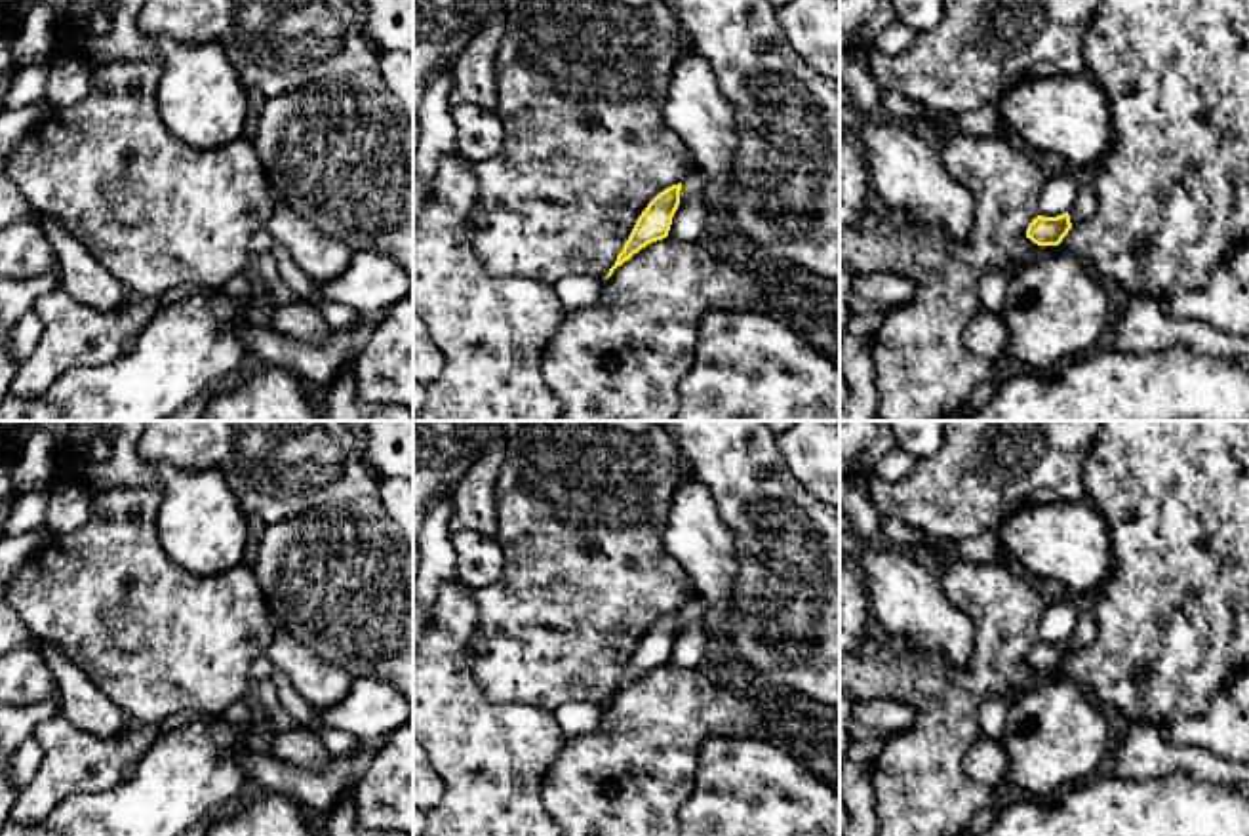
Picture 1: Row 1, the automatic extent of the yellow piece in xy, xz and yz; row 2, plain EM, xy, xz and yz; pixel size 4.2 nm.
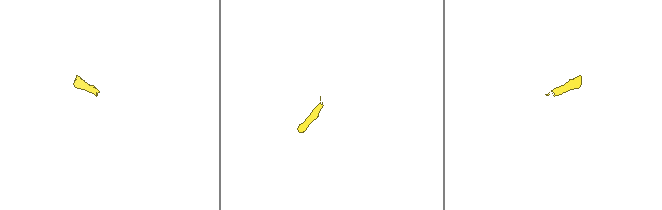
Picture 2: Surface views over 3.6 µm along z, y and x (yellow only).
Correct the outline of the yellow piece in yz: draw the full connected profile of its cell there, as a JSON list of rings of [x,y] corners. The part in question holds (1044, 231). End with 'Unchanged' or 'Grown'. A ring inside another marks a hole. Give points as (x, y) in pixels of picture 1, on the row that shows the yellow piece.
[[[1068,211],[1057,217],[1038,215],[1026,229],[1026,238],[1038,246],[1059,246],[1072,229]]]. Unchanged

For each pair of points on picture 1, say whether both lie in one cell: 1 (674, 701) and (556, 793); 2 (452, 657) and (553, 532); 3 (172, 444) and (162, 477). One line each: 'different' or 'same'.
1: same
2: different
3: different

